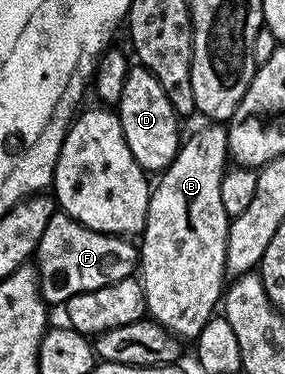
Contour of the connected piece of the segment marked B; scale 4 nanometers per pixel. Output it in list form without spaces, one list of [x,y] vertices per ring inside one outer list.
[[[222,124],[202,125],[206,126],[200,127],[191,138],[189,135],[179,146],[170,167],[161,171],[159,178],[162,179],[153,183],[146,226],[140,235],[140,281],[146,293],[146,313],[179,340],[197,339],[204,324],[215,313],[214,305],[217,302],[219,305],[223,297],[222,278],[227,277],[226,249],[232,220],[228,212],[224,212],[224,200],[220,200],[220,184],[230,158],[227,127]]]

